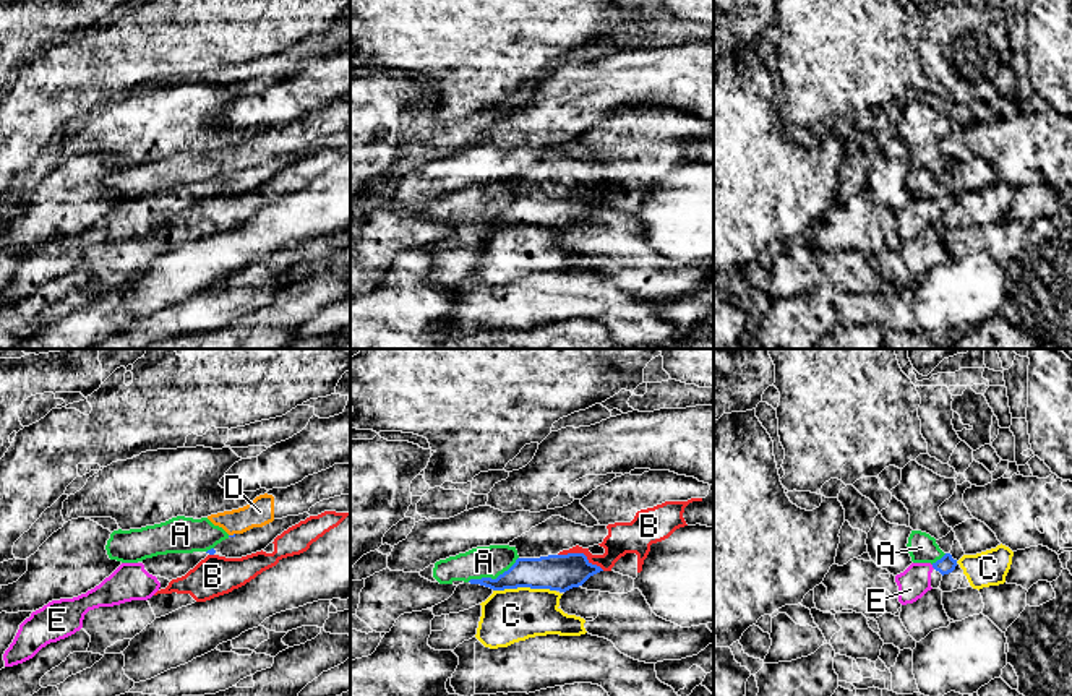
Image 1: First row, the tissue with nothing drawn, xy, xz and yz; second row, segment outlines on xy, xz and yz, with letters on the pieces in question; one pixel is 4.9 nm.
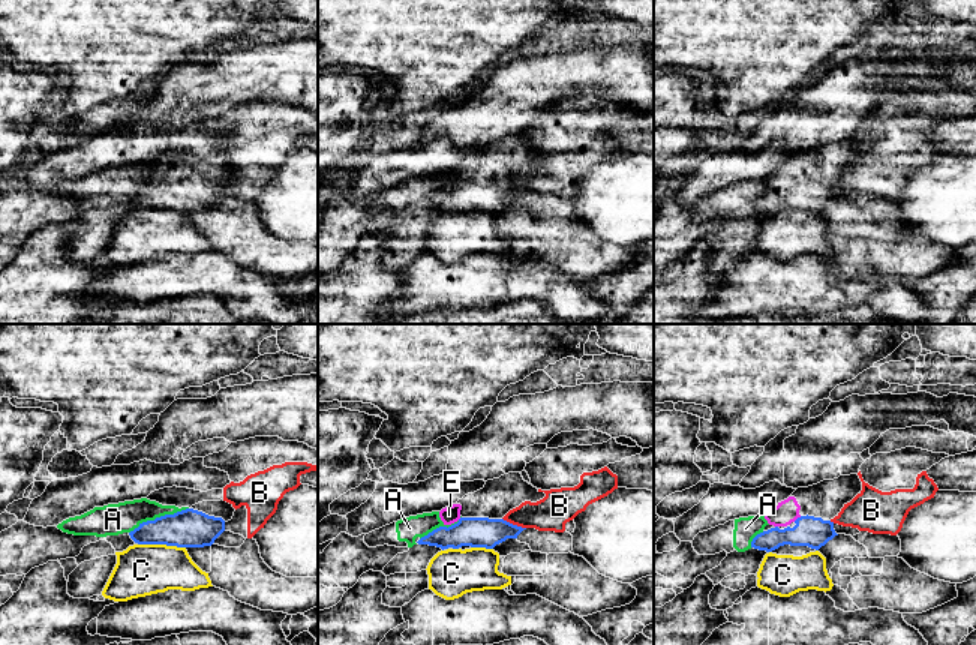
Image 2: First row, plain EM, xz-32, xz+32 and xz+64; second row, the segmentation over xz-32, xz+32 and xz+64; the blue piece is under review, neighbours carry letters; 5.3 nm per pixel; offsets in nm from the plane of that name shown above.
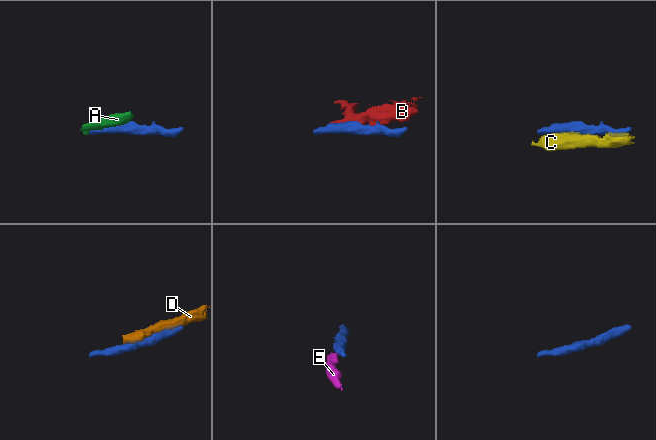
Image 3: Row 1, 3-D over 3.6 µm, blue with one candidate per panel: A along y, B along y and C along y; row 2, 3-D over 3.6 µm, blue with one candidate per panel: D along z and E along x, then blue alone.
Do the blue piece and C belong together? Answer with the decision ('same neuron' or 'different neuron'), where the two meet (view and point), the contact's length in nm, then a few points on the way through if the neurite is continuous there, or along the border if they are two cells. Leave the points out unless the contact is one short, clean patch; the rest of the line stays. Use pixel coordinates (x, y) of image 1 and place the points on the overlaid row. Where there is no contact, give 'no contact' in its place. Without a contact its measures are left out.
different neuron; contact xz (524, 586); length 320 nm

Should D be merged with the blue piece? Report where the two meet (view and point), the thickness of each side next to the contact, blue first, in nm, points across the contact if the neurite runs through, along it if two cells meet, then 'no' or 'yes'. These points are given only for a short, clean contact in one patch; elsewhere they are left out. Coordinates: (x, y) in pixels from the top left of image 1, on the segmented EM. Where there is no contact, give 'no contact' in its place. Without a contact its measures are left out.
meets blue in xy at (231, 536); 20 nm thick on the blue side, 140 nm on the other; no

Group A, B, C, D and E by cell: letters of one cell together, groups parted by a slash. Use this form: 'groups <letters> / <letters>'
groups A C D / B / E

